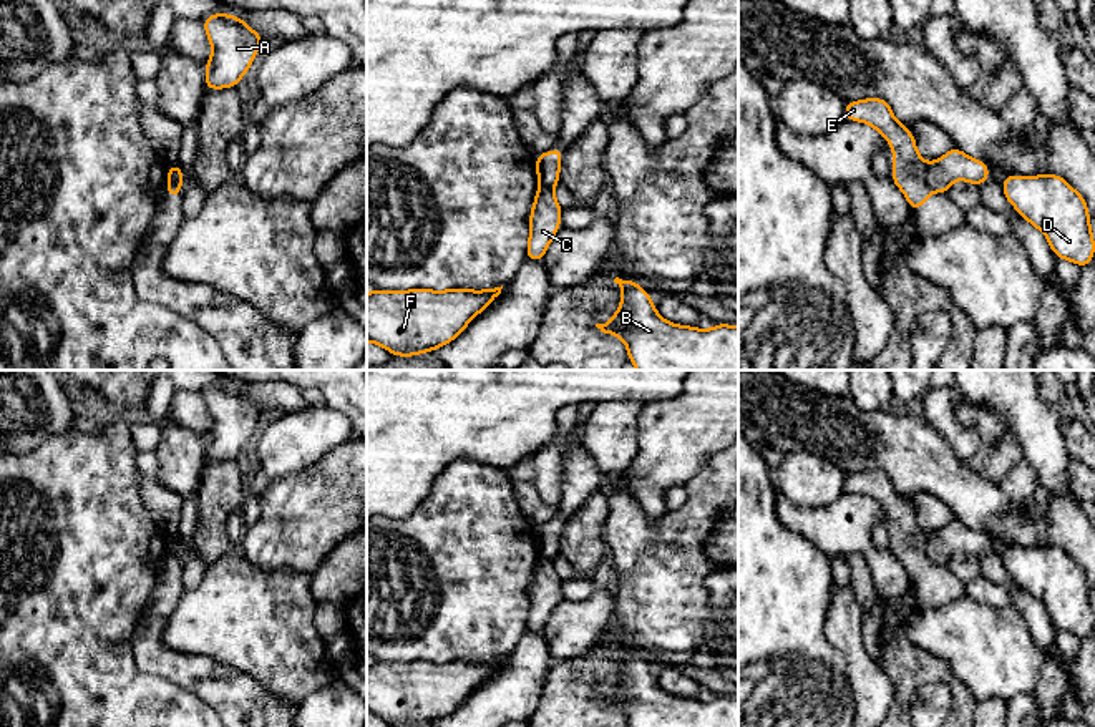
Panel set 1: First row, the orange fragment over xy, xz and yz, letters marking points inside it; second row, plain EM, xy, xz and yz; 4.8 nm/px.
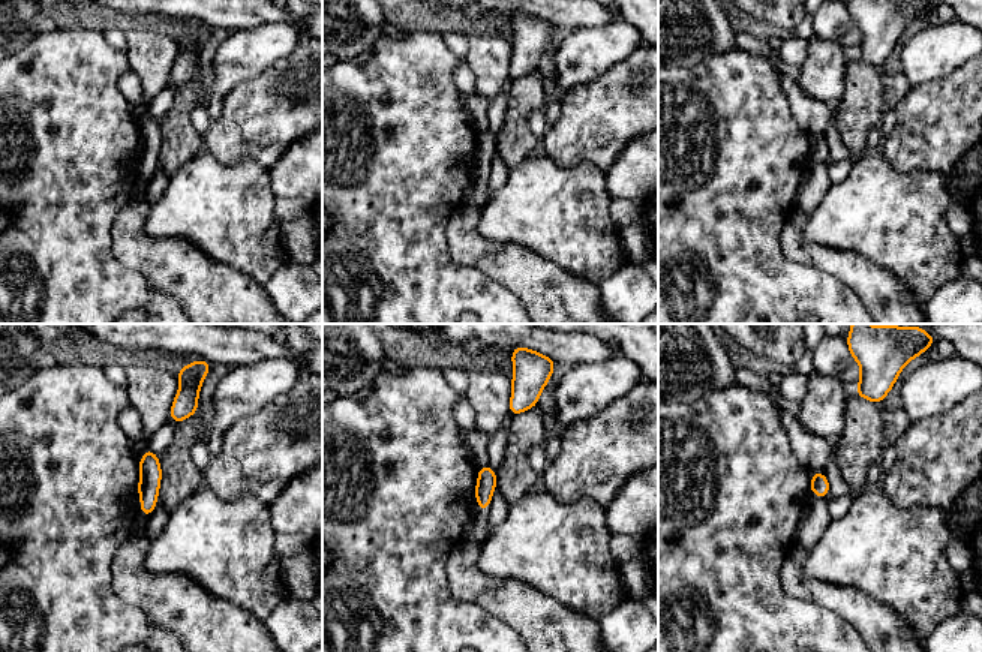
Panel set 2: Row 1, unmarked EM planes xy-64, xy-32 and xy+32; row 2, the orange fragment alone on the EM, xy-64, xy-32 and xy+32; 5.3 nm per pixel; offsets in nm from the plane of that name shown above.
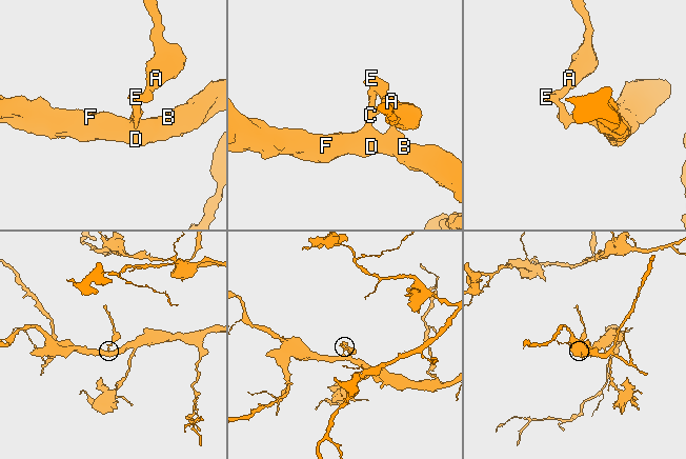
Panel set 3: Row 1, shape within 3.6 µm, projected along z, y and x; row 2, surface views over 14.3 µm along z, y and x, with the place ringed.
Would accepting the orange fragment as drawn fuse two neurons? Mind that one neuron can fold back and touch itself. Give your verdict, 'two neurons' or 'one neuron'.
two neurons

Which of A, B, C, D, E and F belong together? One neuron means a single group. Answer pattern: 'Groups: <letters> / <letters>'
Groups: A E / B C D F

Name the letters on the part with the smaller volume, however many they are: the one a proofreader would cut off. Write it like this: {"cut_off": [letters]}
{"cut_off": ["A", "E"]}

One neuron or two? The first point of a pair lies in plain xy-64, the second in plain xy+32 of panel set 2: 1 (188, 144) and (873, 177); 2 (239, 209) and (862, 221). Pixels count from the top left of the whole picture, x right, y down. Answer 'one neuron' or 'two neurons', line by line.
1: two neurons
2: one neuron

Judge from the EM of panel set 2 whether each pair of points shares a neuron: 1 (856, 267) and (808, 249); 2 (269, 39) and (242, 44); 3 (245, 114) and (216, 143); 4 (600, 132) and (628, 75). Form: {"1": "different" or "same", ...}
{"1": "same", "2": "same", "3": "same", "4": "same"}

